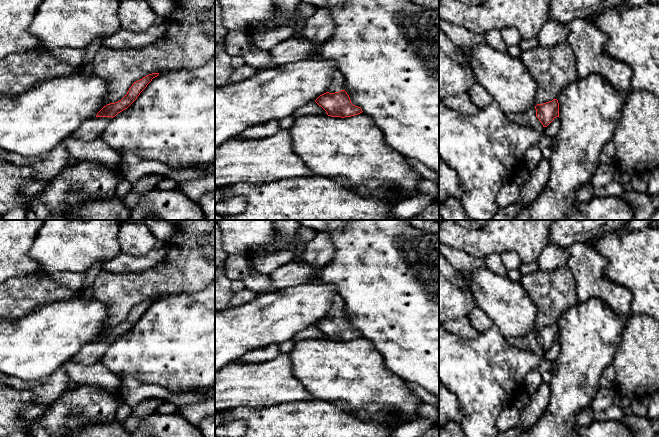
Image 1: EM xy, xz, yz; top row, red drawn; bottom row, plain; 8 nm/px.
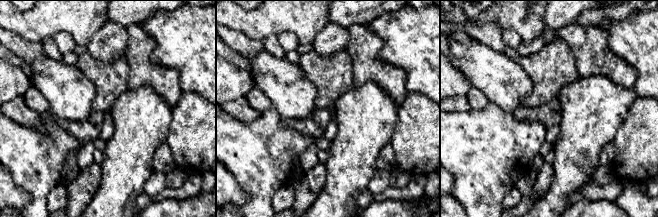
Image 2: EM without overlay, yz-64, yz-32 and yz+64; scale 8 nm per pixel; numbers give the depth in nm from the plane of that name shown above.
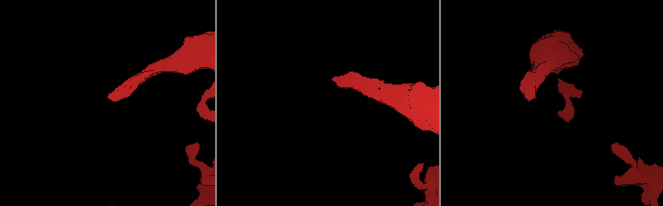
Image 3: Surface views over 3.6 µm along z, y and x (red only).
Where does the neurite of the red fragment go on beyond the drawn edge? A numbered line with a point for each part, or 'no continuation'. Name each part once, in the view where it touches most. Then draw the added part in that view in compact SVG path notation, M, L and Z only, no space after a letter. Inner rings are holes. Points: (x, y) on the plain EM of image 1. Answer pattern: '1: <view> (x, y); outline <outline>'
1: yz (528, 342); outline M535 331L528 333L526 336L512 337L508 342L513 347L518 347L526 351L543 351L542 347L536 341Z

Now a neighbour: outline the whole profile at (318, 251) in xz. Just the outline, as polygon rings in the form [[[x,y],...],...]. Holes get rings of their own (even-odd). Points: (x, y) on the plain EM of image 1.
[[[320,232],[305,244],[303,259],[314,267],[323,267],[333,258],[334,253],[335,245],[331,236]]]

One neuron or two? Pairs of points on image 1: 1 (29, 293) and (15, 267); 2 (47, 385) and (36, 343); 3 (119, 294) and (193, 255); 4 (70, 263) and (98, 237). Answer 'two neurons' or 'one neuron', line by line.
1: two neurons
2: two neurons
3: one neuron
4: one neuron

